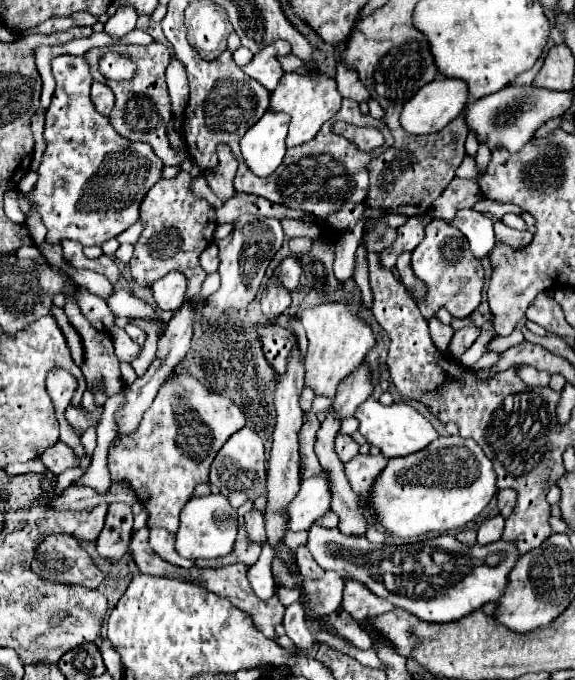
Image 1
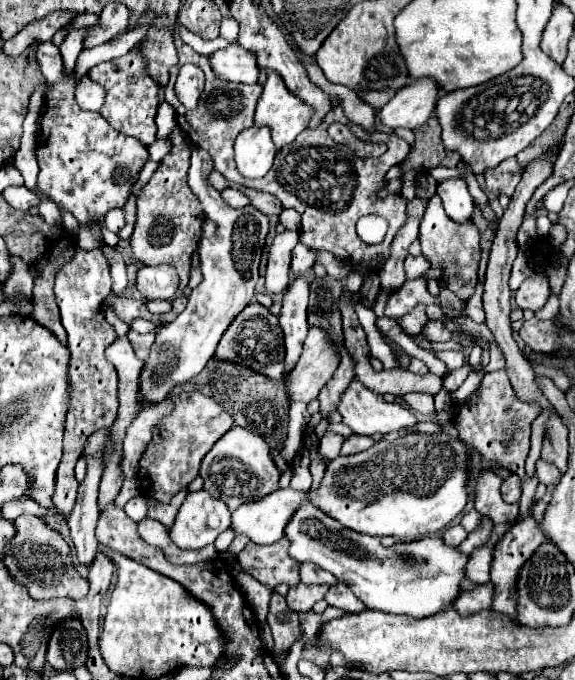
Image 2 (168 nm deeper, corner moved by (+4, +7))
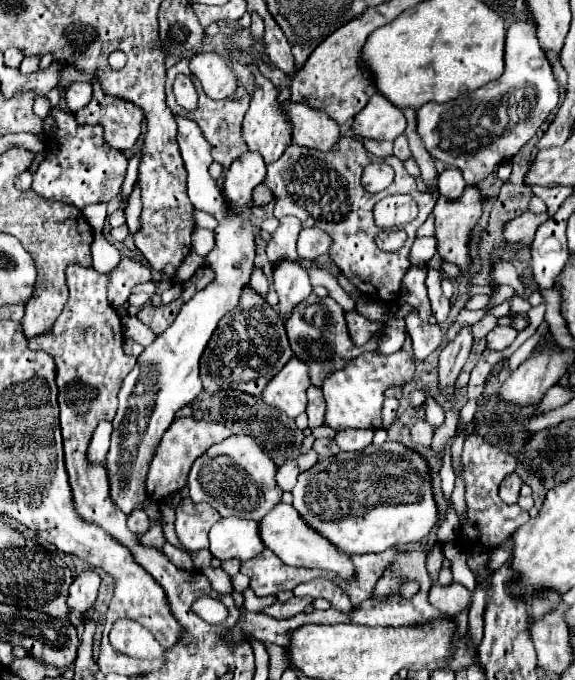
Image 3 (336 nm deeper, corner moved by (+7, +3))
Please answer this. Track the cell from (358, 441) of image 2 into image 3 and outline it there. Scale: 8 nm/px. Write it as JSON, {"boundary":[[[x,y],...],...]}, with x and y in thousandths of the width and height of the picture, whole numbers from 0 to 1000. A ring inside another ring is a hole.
{"boundary":[[[605,631],[584,637],[584,651],[595,663],[630,663],[647,651],[647,634],[626,634],[626,631]]]}

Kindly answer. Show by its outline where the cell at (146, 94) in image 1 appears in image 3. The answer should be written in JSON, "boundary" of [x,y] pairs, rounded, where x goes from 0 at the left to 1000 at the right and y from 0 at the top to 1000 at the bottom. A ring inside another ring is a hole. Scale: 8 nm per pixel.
{"boundary":[[[160,116],[160,149],[129,166],[139,184],[177,184],[181,207],[195,219],[223,222],[247,196],[250,163],[223,146],[188,140],[170,116]]]}

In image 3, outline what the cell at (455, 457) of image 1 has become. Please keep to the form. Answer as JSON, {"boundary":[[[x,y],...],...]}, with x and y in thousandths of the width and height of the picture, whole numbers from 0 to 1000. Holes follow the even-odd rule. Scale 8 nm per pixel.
{"boundary":[[[671,649],[654,657],[650,651],[630,663],[616,666],[588,666],[570,675],[557,675],[543,690],[522,696],[515,716],[508,719],[511,746],[522,751],[529,766],[539,775],[550,775],[557,787],[584,799],[591,810],[616,813],[661,813],[678,804],[727,799],[762,772],[765,754],[751,725],[751,699],[744,690],[744,678],[720,660],[692,651]]]}

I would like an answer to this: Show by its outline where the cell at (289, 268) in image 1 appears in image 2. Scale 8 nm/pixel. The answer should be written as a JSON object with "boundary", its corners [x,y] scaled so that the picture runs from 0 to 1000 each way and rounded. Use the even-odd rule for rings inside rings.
{"boundary":[[[517,357],[510,369],[510,384],[506,384],[510,404],[530,404],[544,390],[548,390],[548,369],[527,357]]]}

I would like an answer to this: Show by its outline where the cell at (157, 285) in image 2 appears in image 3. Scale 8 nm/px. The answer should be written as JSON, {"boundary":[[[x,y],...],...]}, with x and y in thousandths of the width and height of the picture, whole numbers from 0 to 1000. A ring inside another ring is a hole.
{"boundary":[[[216,381],[209,390],[191,401],[191,416],[188,416],[188,443],[195,451],[212,451],[216,443],[223,443],[230,422],[264,413],[264,399],[250,393],[240,384]]]}

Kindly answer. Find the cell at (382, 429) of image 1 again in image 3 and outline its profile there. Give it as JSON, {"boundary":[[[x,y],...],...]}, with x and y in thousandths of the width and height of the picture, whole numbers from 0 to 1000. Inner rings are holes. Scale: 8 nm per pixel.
{"boundary":[[[696,513],[685,522],[657,522],[633,519],[619,525],[605,540],[577,549],[563,557],[560,578],[567,587],[567,625],[584,634],[598,631],[664,631],[664,593],[670,587],[668,576],[677,569],[701,568],[713,562],[722,550],[722,534],[717,525]]]}

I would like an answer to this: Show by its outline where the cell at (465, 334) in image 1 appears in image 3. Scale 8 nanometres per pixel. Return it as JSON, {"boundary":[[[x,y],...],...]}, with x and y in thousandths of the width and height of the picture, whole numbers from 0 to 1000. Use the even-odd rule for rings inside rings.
{"boundary":[[[723,460],[706,466],[706,487],[717,496],[723,528],[741,528],[751,516],[758,516],[765,510],[769,499],[772,499],[769,484],[762,478],[751,478],[751,475],[734,478],[734,472]]]}

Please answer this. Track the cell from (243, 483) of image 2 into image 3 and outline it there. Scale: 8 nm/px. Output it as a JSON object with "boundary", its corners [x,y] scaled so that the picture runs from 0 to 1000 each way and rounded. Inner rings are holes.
{"boundary":[[[400,640],[390,646],[390,651],[376,651],[376,657],[365,657],[355,669],[348,669],[334,693],[327,699],[327,716],[330,716],[330,734],[337,740],[362,740],[369,743],[386,760],[424,760],[424,763],[456,763],[463,754],[470,754],[487,737],[490,737],[490,719],[480,710],[480,684],[473,675],[445,654],[445,649],[431,640]]]}

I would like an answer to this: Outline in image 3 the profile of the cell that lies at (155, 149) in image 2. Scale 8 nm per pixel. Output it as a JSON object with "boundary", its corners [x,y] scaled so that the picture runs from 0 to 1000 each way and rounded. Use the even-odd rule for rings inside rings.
{"boundary":[[[237,269],[237,272],[233,272],[233,281],[230,281],[226,293],[223,293],[223,304],[216,307],[216,313],[219,313],[219,331],[223,331],[226,343],[240,340],[240,334],[243,334],[243,325],[240,325],[243,310],[247,310],[247,299],[243,299],[243,272]]]}

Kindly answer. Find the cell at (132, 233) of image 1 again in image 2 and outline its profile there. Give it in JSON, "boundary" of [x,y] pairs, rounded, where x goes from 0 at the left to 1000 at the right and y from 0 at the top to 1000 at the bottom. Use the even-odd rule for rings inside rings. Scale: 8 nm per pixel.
{"boundary":[[[200,307],[200,310],[190,310],[186,319],[183,319],[183,334],[190,340],[210,340],[217,331],[217,319],[214,319],[214,310],[210,307]]]}

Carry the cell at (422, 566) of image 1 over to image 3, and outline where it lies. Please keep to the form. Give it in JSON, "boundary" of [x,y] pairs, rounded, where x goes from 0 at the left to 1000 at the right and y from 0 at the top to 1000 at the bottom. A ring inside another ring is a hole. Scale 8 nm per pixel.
{"boundary":[[[497,740],[480,743],[456,766],[452,766],[452,790],[459,793],[459,801],[473,807],[497,831],[504,834],[532,834],[532,837],[567,837],[584,843],[598,854],[612,854],[616,849],[616,828],[612,819],[591,810],[581,799],[570,799],[563,787],[546,781],[529,763],[522,763],[522,754]]]}

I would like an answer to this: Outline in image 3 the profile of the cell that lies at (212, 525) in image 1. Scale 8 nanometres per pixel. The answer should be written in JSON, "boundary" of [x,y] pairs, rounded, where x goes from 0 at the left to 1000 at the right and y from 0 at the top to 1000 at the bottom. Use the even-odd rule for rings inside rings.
{"boundary":[[[317,734],[306,746],[306,787],[320,807],[348,810],[362,807],[362,781],[383,763],[383,754],[362,740],[337,740],[334,734]]]}

